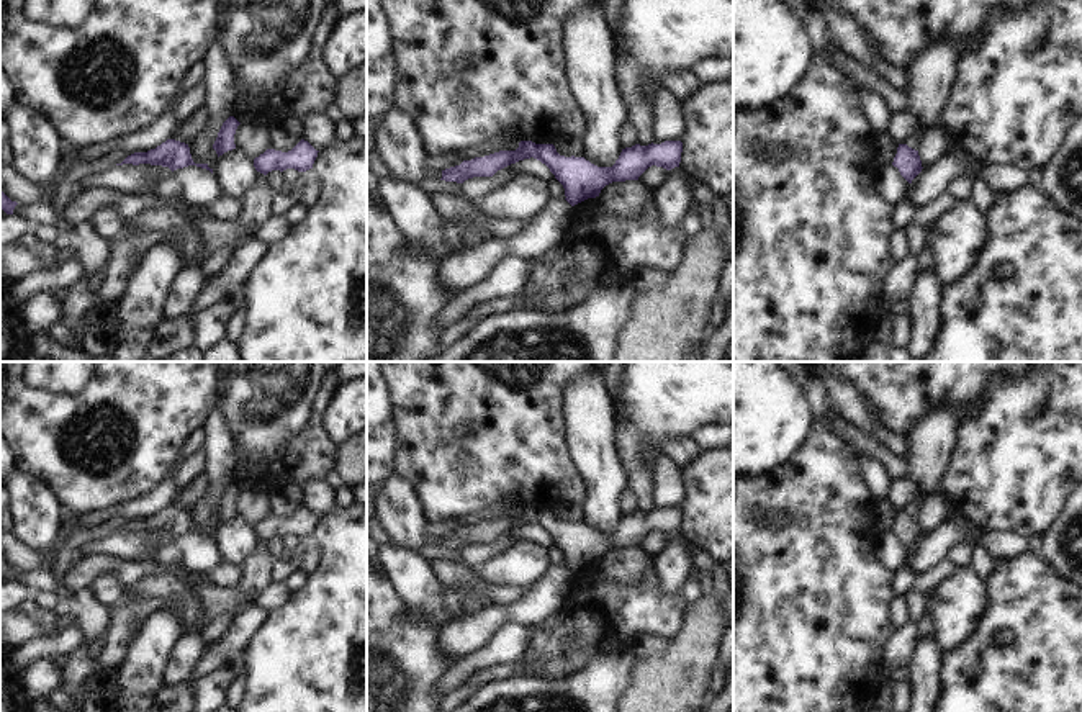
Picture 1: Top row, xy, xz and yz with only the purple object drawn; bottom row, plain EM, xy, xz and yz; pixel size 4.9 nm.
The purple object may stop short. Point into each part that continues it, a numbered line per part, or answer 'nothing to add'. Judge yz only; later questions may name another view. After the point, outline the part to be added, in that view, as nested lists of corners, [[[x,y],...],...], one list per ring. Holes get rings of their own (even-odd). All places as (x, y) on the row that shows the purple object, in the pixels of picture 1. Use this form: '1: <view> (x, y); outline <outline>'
nothing to add

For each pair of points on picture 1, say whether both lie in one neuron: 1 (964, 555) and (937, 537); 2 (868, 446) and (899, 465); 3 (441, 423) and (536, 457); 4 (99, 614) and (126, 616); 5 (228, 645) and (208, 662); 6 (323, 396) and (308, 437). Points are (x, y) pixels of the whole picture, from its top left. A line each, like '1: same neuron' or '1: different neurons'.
1: different neurons
2: same neuron
3: same neuron
4: different neurons
5: same neuron
6: same neuron

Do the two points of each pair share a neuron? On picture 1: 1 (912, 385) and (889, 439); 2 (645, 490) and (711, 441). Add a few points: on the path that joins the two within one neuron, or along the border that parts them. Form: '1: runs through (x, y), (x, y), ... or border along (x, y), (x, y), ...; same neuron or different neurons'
1: border along (866, 405), (878, 411), (889, 429), (904, 437); different neurons
2: border along (716, 424), (698, 428), (691, 436); different neurons

